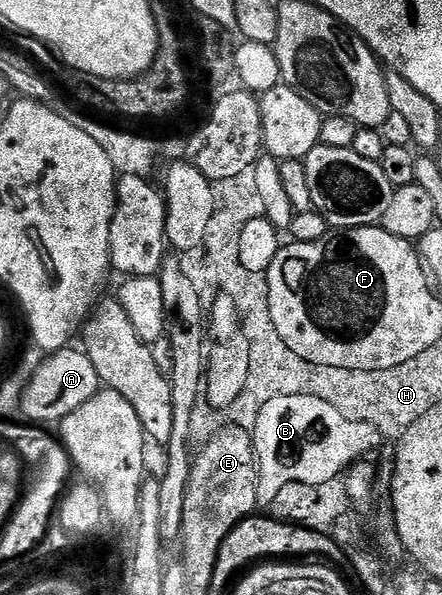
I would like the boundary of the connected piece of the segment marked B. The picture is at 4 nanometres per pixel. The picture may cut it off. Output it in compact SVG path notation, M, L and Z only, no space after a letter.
M287 395L270 400L252 434L258 469L257 506L268 509L284 486L307 483L319 487L341 477L354 463L384 446L385 436L369 422L351 421L321 397Z

